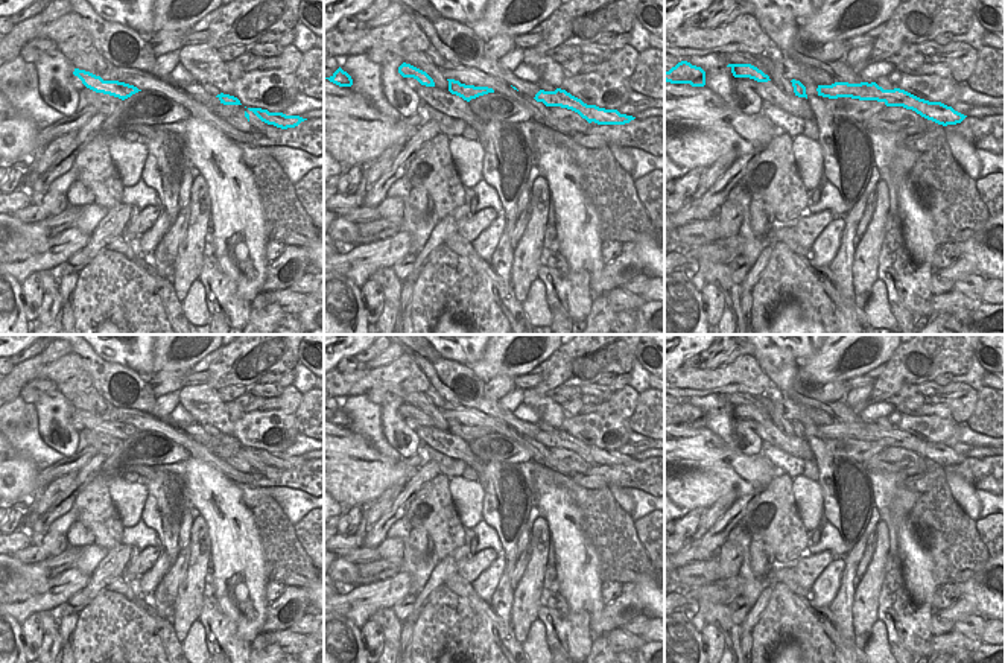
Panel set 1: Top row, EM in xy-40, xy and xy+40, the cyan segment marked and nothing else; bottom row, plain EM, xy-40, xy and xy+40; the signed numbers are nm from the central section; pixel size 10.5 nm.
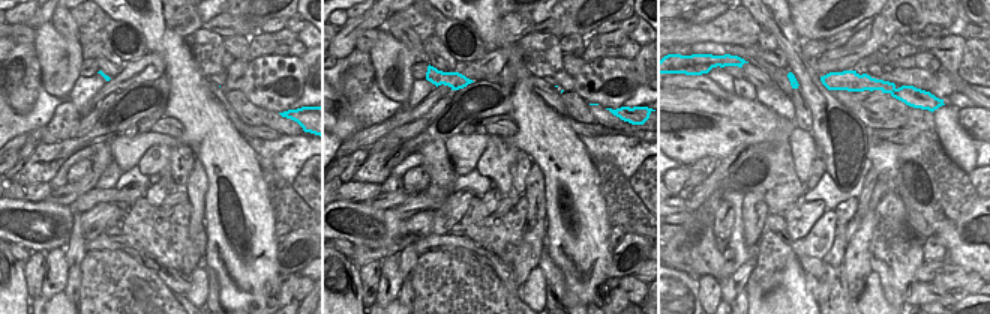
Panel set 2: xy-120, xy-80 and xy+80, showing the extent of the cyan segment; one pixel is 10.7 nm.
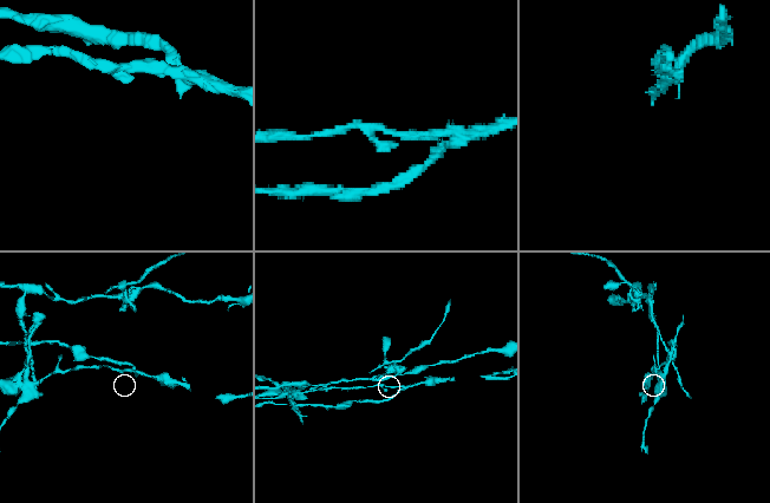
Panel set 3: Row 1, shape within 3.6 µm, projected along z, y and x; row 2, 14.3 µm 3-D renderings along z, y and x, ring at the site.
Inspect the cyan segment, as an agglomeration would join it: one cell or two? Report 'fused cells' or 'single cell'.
fused cells

